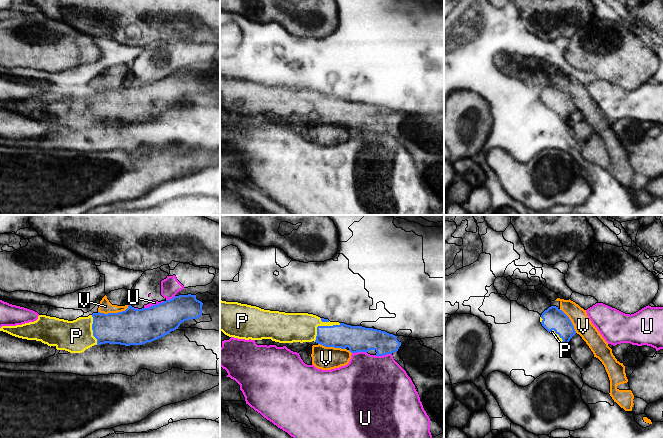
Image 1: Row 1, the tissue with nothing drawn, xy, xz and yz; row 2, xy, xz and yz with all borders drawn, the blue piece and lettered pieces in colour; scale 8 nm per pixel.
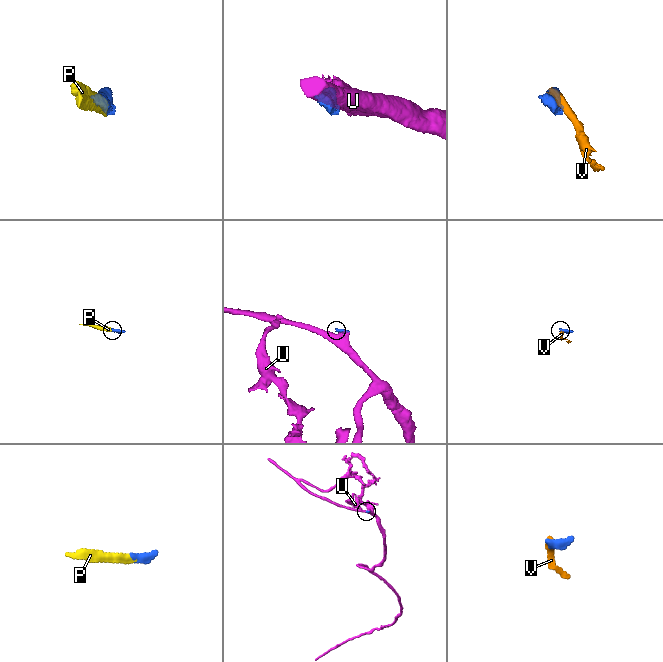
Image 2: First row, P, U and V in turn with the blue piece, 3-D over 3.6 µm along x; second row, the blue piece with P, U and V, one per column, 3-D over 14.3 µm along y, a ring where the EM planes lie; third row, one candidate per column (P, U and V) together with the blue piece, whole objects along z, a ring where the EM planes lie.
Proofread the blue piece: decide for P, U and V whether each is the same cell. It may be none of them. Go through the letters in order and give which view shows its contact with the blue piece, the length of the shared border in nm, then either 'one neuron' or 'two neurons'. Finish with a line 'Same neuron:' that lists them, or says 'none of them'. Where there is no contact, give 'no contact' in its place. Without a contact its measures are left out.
P: contact in xz; length 260 nm; one neuron
U: contact in xy; length 180 nm; two neurons
V: contact in xy; length 260 nm; two neurons
Same neuron: P

